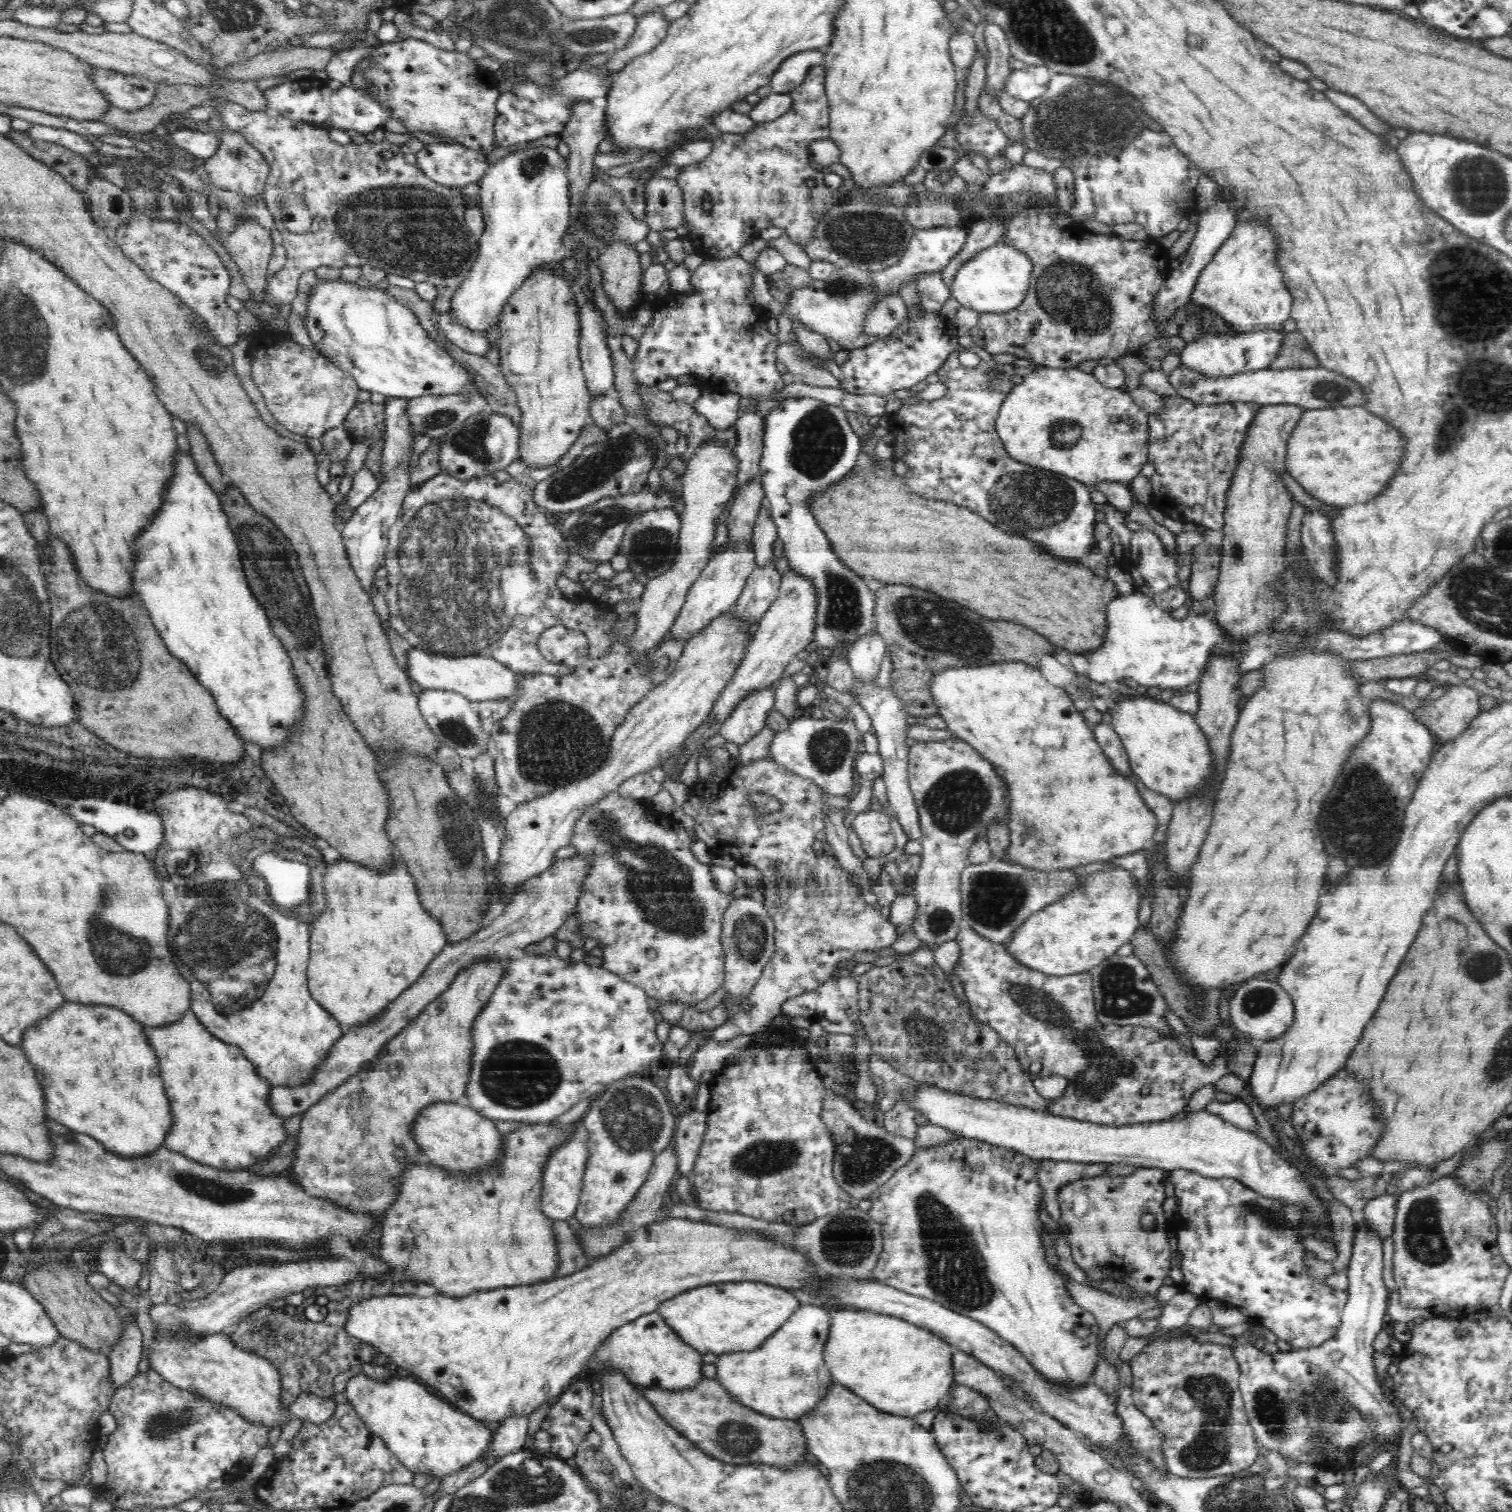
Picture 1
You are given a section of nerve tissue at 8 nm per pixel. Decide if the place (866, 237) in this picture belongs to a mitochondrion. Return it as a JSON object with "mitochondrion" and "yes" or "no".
{"mitochondrion":"yes"}

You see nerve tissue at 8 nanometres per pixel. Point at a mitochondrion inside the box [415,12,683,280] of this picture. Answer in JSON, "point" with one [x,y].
{"point":[596,34]}

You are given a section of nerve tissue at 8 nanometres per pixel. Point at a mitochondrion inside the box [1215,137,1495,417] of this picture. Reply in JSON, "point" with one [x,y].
{"point":[1328,390]}

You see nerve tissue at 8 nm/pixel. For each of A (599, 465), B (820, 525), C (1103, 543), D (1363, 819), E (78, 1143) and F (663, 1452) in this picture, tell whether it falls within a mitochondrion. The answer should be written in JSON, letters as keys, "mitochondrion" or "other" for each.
{"A":"mitochondrion","B":"other","C":"other","D":"mitochondrion","E":"mitochondrion","F":"other"}

